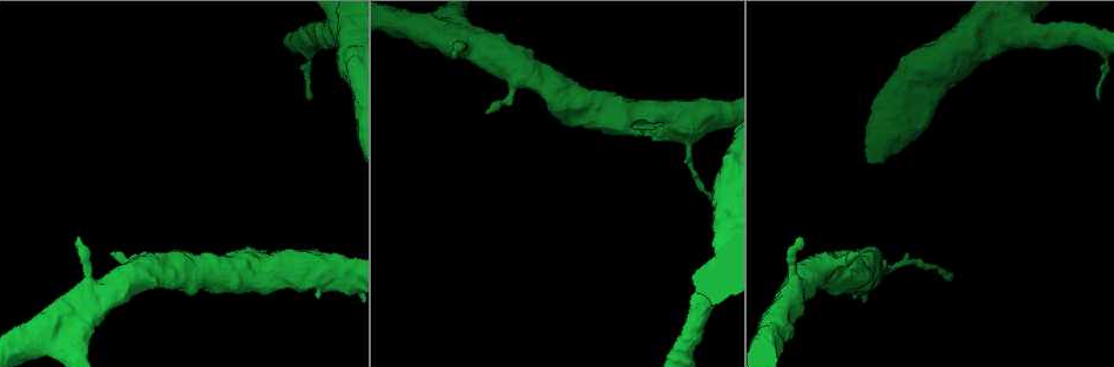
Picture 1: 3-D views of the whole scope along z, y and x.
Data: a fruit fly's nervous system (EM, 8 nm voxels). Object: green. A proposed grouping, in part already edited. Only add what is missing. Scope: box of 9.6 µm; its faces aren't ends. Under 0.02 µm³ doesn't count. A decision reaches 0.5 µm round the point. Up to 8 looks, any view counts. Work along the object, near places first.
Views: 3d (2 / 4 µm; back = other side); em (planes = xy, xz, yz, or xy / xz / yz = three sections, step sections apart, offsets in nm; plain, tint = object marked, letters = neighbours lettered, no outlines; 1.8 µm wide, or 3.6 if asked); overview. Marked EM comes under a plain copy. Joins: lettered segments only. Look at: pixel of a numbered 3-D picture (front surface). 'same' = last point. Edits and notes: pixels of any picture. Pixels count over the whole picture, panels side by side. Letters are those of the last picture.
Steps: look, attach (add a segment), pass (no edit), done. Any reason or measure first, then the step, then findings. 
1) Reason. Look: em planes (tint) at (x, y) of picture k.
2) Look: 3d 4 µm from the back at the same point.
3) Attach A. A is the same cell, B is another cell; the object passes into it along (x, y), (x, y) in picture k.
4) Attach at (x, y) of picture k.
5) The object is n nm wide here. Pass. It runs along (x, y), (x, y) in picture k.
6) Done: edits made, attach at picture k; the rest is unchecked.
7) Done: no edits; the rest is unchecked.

Free end. Look: em planes (letters) at (451, 56) of picture 1.

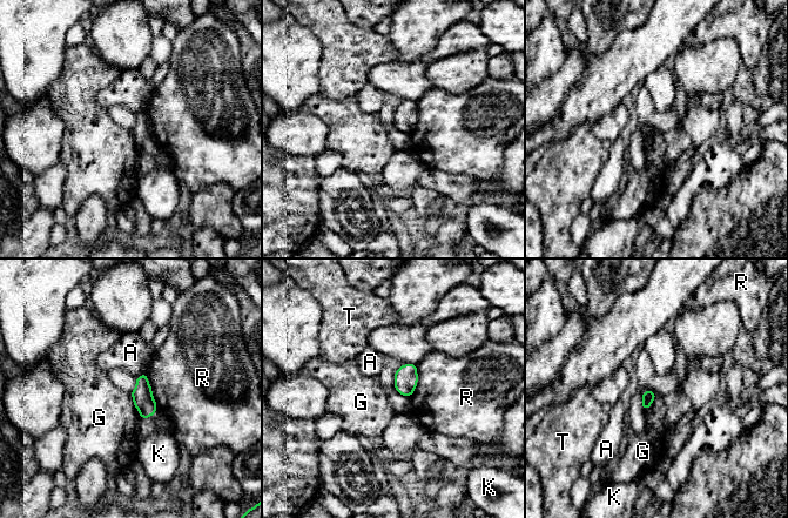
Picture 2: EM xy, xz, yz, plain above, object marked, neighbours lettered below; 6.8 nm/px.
Pass. A, G, K, R and T are other cells; a border runs along (129, 394), (133, 404), (143, 419) in picture 2; no lettered segment goes on from it.

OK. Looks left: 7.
Sharp bend. Look: em 3.6 µm planes (letters) at (645, 127) of picture 1.

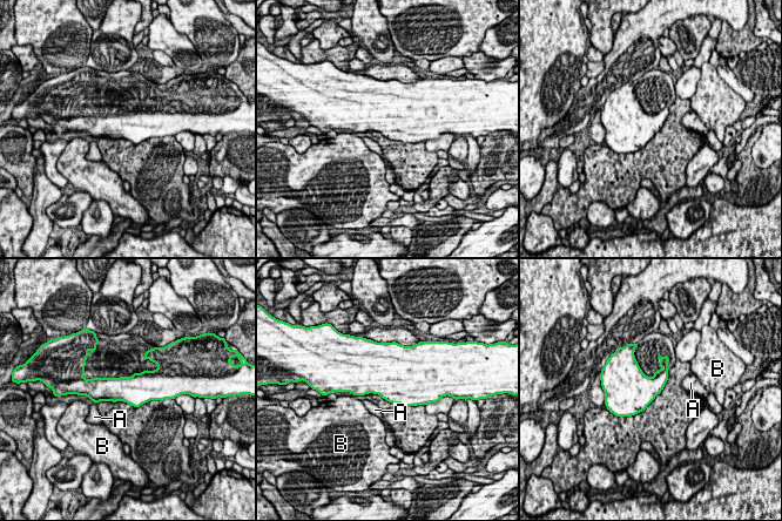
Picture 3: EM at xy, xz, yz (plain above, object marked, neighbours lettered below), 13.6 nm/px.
The object is 400 nm wide here. Pass. A and B are other cells; a border runs along (93, 401), (96, 404) in picture 3; no lettered segment goes on from it.

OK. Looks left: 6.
Thin end. Look: em planes (letters) at (952, 276) of picture 1.

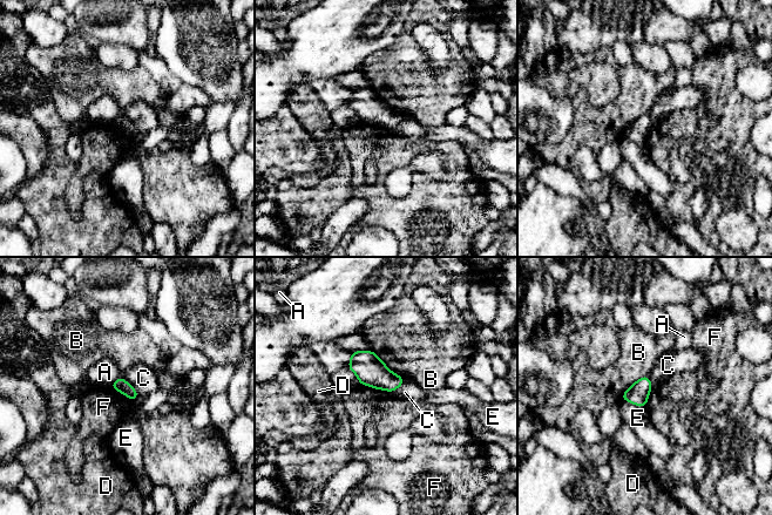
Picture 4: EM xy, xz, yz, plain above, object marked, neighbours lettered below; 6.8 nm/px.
Pass. A, B, C, D, E and F are other cells; a border runs along (361, 384), (388, 392) in picture 4; no lettered segment goes on from it.

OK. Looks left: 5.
Done: no edits; the rest is unchecked.

